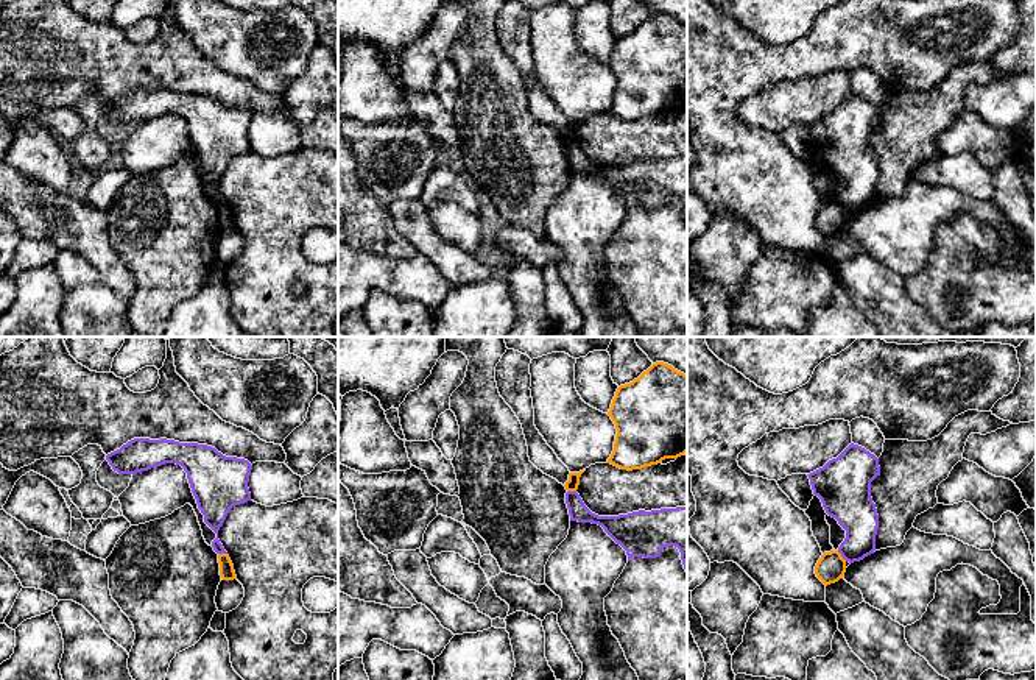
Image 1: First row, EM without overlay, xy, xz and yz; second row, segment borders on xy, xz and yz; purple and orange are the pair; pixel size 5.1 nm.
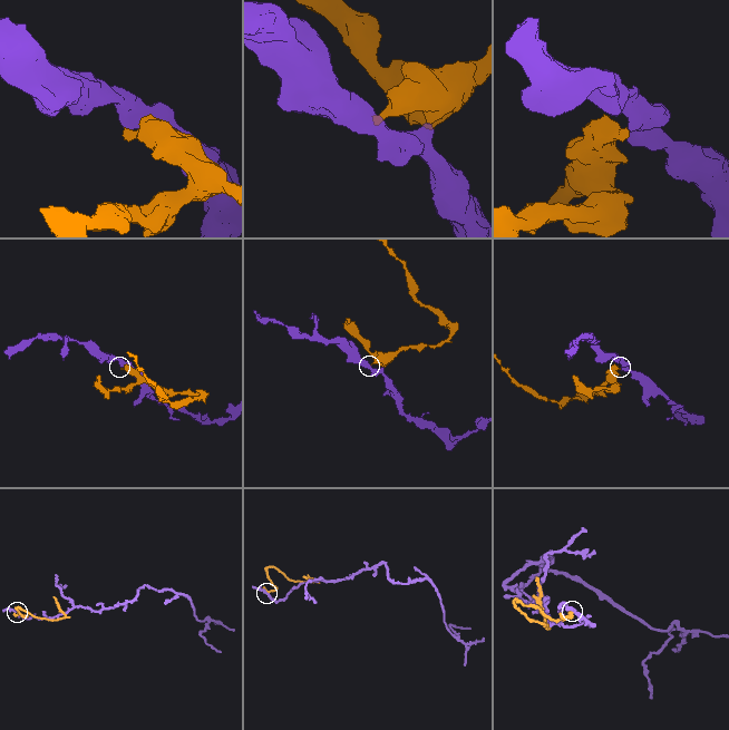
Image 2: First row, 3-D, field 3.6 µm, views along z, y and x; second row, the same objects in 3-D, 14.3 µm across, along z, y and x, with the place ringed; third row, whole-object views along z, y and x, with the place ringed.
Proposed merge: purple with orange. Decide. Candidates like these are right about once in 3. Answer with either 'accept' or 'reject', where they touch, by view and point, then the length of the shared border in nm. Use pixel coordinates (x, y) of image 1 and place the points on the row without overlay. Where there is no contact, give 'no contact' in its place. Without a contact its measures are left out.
reject | yz (842, 206) | 80 nm

